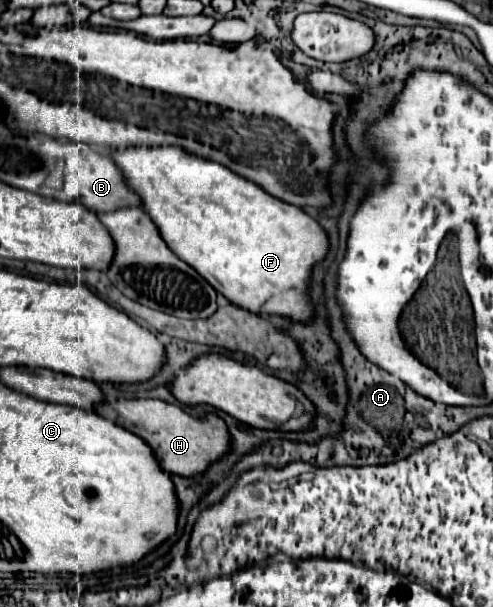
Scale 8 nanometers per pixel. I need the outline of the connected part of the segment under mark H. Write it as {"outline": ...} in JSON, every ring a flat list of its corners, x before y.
{"outline":[[143,398,143,400,111,400,109,404,103,404,97,408,101,416,105,412,113,412,113,418,119,426,135,432,141,436,157,454,161,460,161,466,179,476,199,476,203,474,213,462,221,460,231,450,231,434,227,430,227,424,211,414,203,420,197,420,183,412,179,406,167,404,163,400]]}

